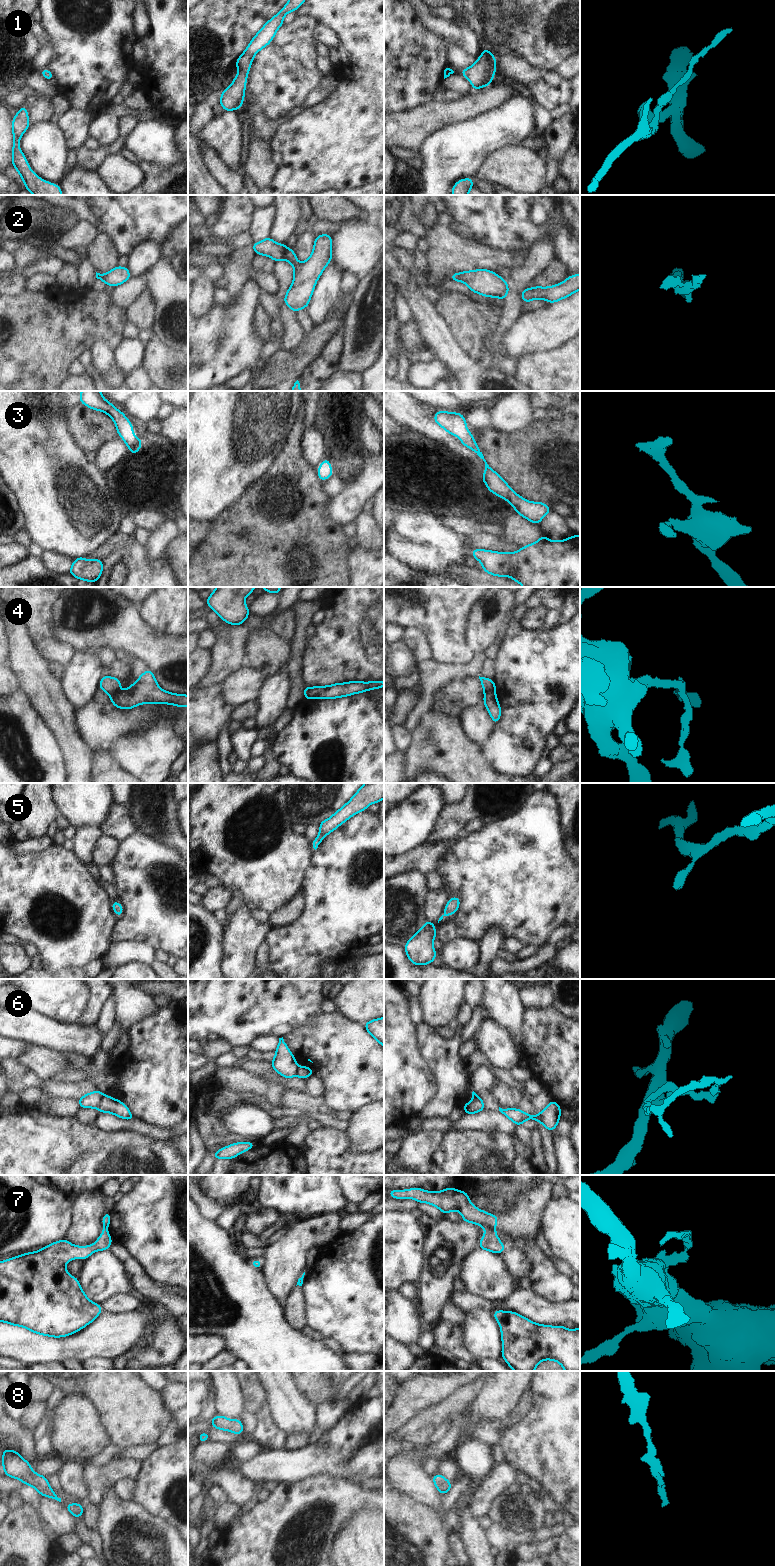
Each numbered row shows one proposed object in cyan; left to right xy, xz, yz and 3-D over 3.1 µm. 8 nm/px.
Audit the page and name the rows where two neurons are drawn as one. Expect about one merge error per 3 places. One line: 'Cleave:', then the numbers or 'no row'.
Cleave: 4, 6, 7

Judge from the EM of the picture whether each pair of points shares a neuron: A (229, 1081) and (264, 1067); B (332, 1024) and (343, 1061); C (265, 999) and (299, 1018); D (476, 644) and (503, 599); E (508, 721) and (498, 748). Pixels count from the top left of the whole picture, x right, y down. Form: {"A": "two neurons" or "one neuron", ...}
{"A": "two neurons", "B": "one neuron", "C": "one neuron", "D": "one neuron", "E": "one neuron"}

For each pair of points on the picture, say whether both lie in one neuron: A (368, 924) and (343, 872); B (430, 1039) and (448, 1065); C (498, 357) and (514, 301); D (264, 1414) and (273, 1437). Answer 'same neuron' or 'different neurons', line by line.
A: same neuron
B: same neuron
C: same neuron
D: same neuron

